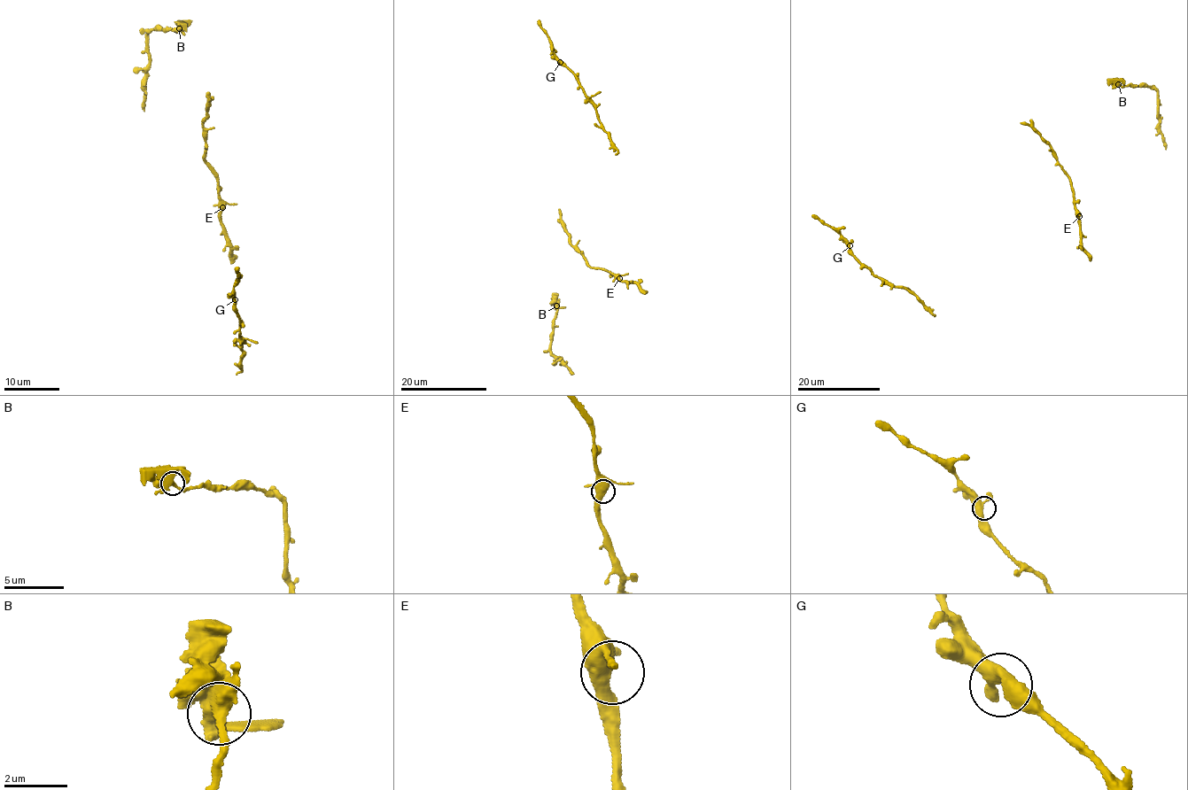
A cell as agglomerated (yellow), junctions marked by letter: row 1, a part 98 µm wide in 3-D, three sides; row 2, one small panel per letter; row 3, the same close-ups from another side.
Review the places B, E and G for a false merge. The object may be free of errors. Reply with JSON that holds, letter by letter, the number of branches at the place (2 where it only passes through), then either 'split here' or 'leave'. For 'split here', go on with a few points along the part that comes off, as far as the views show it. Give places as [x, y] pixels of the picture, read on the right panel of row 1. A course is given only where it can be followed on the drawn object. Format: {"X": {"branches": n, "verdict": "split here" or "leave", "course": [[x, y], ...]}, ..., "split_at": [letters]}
{"B": {"branches": 3, "verdict": "split here"}, "E": {"branches": 3, "verdict": "leave"}, "G": {"branches": 3, "verdict": "leave"}, "split_at": ["B"]}

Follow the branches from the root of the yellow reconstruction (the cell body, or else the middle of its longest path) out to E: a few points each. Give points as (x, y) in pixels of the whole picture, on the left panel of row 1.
E: (225, 247), (226, 229), (221, 221), (222, 207)

